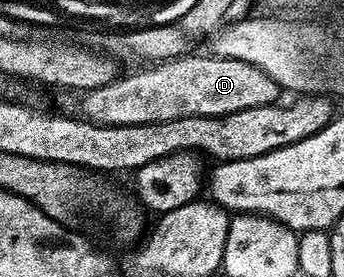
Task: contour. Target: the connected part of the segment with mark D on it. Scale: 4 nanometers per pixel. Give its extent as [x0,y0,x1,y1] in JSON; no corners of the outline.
[82,55,281,124]

